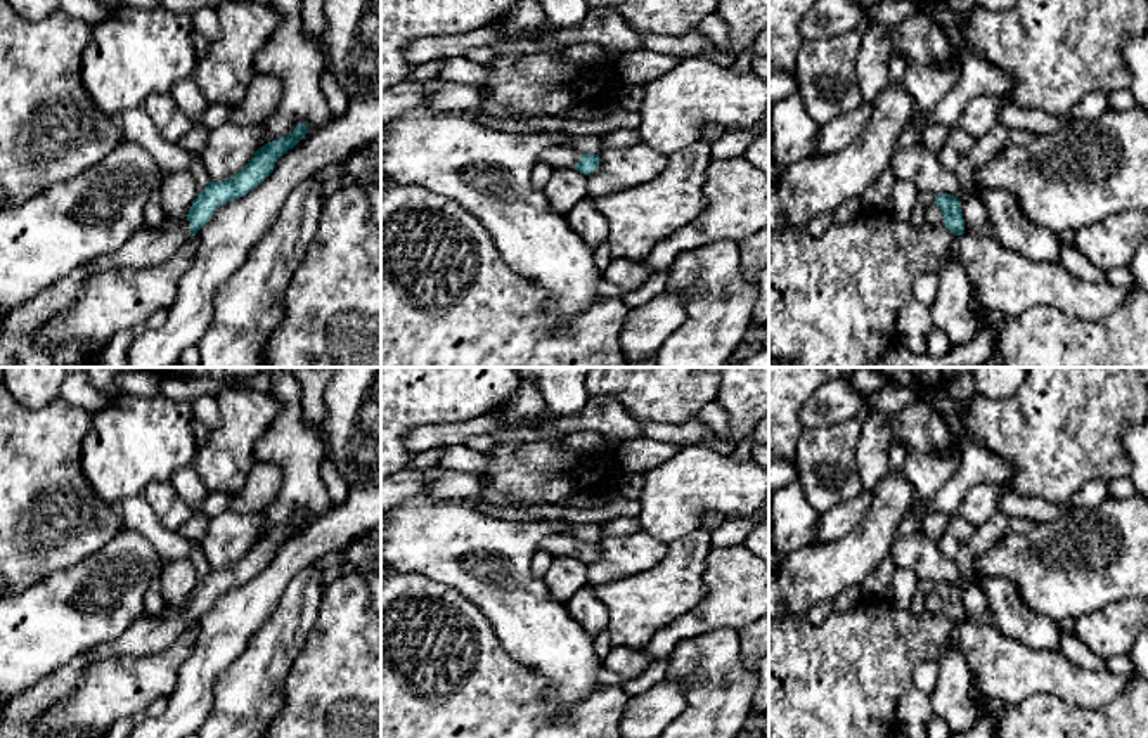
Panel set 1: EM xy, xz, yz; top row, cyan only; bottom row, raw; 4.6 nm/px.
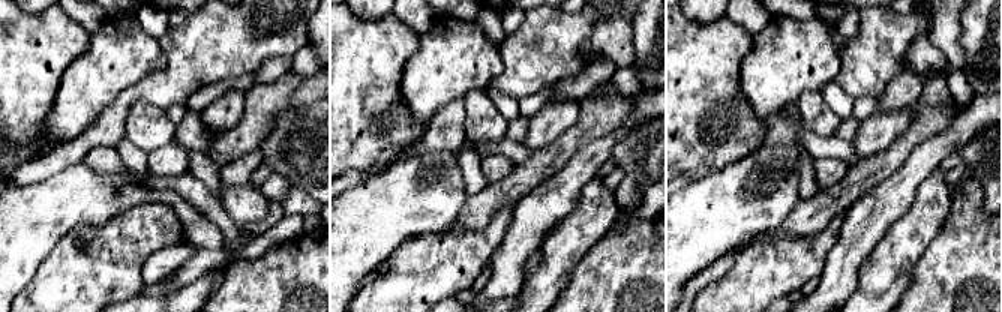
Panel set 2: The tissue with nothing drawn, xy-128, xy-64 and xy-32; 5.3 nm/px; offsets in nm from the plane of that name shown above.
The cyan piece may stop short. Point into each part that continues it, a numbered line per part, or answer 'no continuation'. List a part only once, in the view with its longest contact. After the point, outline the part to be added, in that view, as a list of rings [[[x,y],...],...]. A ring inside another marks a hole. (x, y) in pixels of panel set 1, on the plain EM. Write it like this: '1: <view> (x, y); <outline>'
1: xy (149, 634); [[[164,606],[159,615],[142,615],[118,639],[81,653],[0,705],[0,738],[36,738],[33,722],[69,698],[83,670],[111,655],[147,657],[164,651],[189,625],[190,610]]]

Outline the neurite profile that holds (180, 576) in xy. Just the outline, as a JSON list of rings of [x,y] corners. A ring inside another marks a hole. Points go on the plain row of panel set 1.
[[[189,558],[170,560],[161,575],[161,594],[164,606],[184,608],[189,603],[192,589],[199,582],[197,561]]]

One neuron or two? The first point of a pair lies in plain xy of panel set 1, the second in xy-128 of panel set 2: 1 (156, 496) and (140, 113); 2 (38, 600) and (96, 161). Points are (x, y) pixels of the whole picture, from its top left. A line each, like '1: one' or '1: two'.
1: one
2: two

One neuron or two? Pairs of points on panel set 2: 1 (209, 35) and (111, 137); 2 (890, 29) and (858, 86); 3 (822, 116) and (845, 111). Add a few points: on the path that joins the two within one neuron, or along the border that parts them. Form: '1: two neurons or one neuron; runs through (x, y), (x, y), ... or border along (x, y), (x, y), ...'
1: one neuron; runs through (179, 65), (155, 89), (135, 92), (120, 107)
2: one neuron; runs through (882, 42), (864, 72)
3: two neurons; border along (819, 92), (824, 101), (842, 119)

